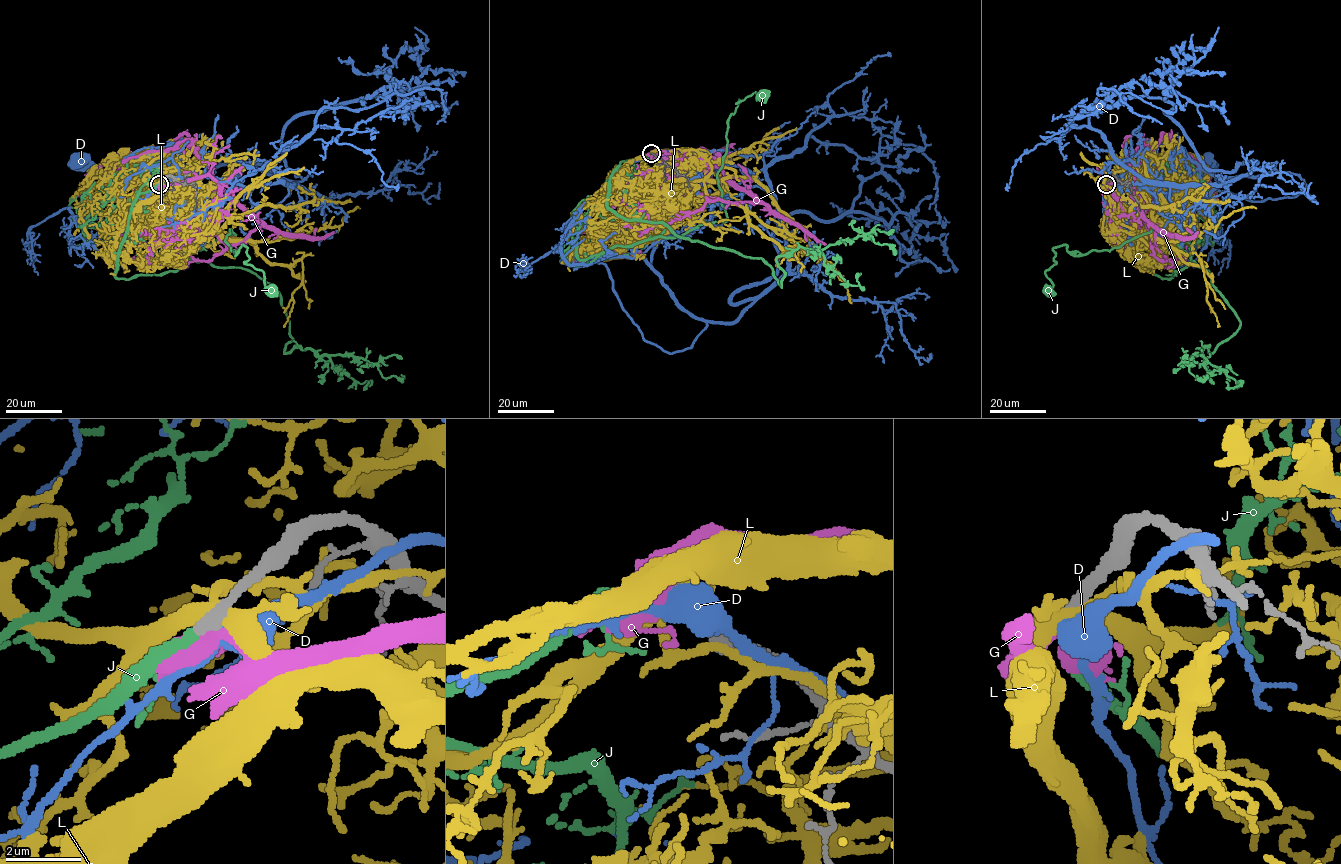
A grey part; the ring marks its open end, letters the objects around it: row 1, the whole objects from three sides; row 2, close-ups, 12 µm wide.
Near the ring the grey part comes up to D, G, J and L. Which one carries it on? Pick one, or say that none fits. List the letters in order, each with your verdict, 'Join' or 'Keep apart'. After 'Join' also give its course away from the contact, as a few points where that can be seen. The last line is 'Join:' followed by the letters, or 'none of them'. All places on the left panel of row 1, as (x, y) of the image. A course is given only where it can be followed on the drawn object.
D: Keep apart
G: Keep apart
J: Join. Its course: (159, 183), (133, 202), (117, 278), (177, 271), (230, 229), (225, 241), (236, 255), (246, 246), (270, 290)
L: Keep apart
Join: J

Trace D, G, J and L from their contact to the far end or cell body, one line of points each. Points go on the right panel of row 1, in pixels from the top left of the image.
D: (1106, 183), (1223, 185), (1275, 163), (1306, 187), (1252, 201), (1217, 188), (1212, 159)
G: (1106, 183), (1117, 197), (1130, 199), (1134, 170), (1162, 133), (1201, 162), (1213, 196)
J: (1106, 183), (1141, 267), (1169, 279), (1190, 261), (1158, 229), (1084, 254), (1056, 246), (1049, 290)
L: (1106, 182), (1108, 197), (1140, 231), (1135, 203), (1147, 198), (1154, 239), (1195, 238), (1234, 211), (1255, 208)

